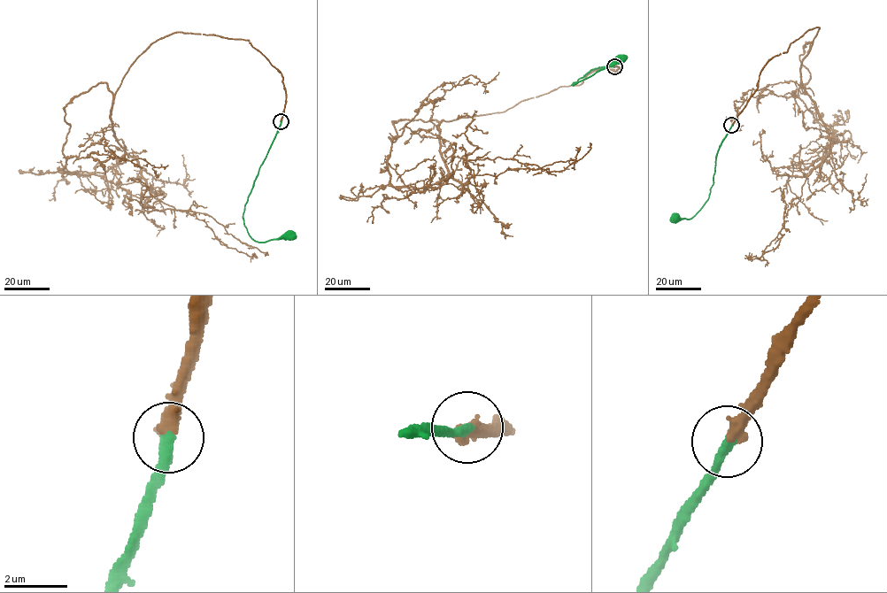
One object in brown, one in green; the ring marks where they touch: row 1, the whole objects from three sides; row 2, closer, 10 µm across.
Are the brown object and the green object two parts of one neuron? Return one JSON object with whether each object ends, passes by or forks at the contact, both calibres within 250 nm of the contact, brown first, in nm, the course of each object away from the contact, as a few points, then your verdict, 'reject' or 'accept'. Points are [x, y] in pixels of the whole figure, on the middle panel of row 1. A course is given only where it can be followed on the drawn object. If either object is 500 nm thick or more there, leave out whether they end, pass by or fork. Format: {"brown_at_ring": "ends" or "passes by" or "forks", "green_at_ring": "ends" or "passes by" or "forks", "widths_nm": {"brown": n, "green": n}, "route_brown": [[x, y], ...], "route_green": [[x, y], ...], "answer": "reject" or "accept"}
{"brown_at_ring": "ends", "green_at_ring": "ends", "widths_nm": {"brown": 440, "green": 360}, "route_brown": [[614, 66], [505, 111], [441, 120], [438, 137], [462, 185], [467, 160], [560, 171], [590, 142]], "route_green": [[614, 66], [592, 69], [573, 86], [606, 67], [614, 58], [620, 58]], "answer": "accept"}

